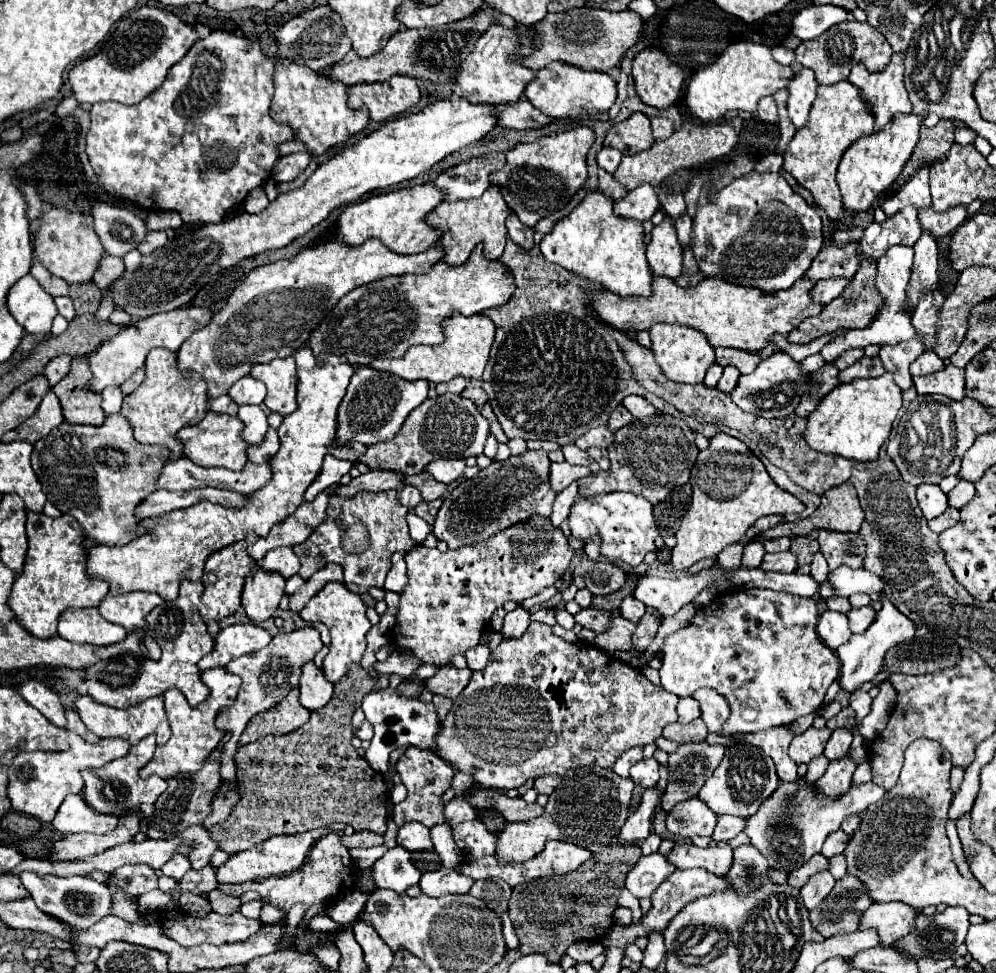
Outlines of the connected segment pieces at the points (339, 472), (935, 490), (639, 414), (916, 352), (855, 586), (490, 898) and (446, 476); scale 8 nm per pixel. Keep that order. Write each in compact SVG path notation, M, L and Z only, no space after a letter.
M326 454L324 466L322 466L320 474L316 476L316 480L310 484L310 488L308 488L308 492L306 492L306 500L312 502L312 500L318 496L318 492L336 486L336 484L340 482L340 478L350 472L350 468L352 468L352 462L334 458L332 454Z
M922 484L916 490L916 500L918 500L918 506L924 512L926 520L932 520L932 518L944 514L944 510L948 508L946 494L936 484Z
M626 396L622 404L634 418L648 418L656 414L656 408L650 402L646 402L642 396Z
M906 340L898 344L882 344L880 346L880 358L882 364L888 372L894 374L894 382L902 388L908 390L912 386L912 376L908 372L908 366L924 352L922 344L918 340Z
M836 568L828 574L828 582L834 588L836 596L850 598L852 594L874 594L882 592L884 584L874 576L872 572L866 572L864 568L860 570L850 570L850 568Z
M486 878L486 880L476 880L470 894L474 898L480 898L486 904L486 908L492 908L496 916L502 916L508 910L512 888L498 878Z
M434 460L434 462L428 464L426 470L428 470L436 480L440 480L440 482L444 482L444 484L452 484L452 482L460 480L464 468L466 468L464 460Z

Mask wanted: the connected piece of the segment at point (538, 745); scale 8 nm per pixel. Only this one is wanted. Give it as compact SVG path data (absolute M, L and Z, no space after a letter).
M532 622L518 640L502 640L500 646L492 650L492 658L490 658L488 666L470 676L468 686L454 700L448 718L442 722L442 736L438 736L438 748L440 748L438 756L442 756L452 766L456 766L458 772L474 776L476 784L480 784L482 788L496 788L496 790L518 788L526 780L534 780L542 774L560 774L562 776L564 772L568 772L572 768L582 768L588 764L612 768L614 762L620 758L620 754L624 754L626 750L630 750L634 746L652 744L656 738L660 738L664 726L678 720L676 704L678 704L678 696L666 692L664 688L656 688L650 680L646 680L646 676L638 668L622 664L622 660L614 660L610 654L602 652L600 648L594 648L594 644L588 644L588 642L584 644L582 640L570 644L570 642L554 636L550 626L540 624L540 622Z

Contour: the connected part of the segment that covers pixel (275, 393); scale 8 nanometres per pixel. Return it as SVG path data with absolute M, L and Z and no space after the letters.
M276 358L264 364L254 364L250 376L264 382L268 388L264 404L280 414L288 416L296 408L296 364L294 358Z

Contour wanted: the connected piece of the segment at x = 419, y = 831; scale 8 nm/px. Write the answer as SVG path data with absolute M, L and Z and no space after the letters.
M408 822L398 830L398 844L410 852L432 850L434 846L430 840L430 830L420 822Z

